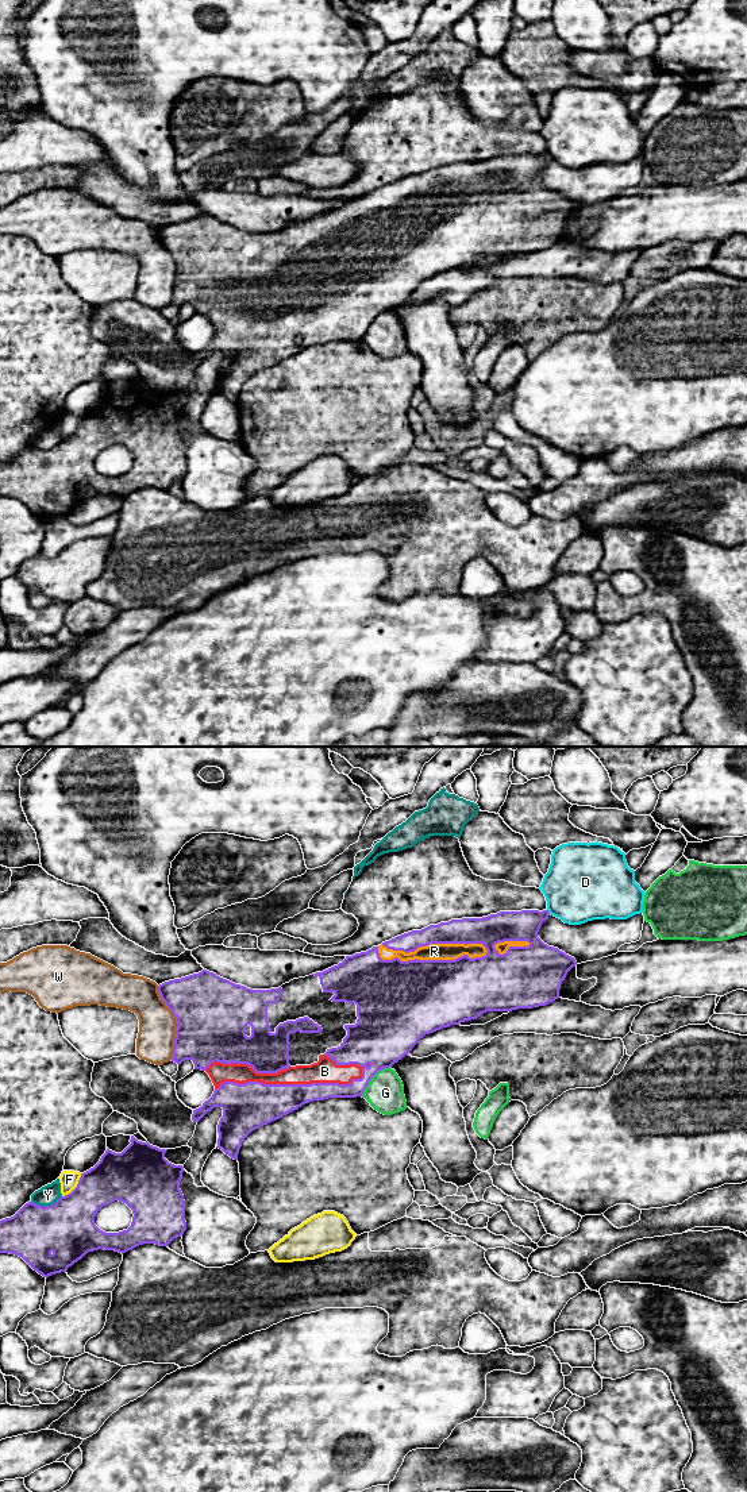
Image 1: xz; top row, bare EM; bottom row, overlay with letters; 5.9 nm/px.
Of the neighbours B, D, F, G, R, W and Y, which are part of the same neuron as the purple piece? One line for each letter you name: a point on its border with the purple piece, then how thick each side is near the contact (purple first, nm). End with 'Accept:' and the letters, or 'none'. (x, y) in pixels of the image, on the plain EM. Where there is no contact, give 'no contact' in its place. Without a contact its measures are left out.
B: contact xz (292, 328); calibres 260 and 140 nm
R: contact xz (430, 204); calibres 460 and 100 nm
Accept: B, R

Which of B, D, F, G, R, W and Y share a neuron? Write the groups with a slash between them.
B R / D / F / G / W / Y

